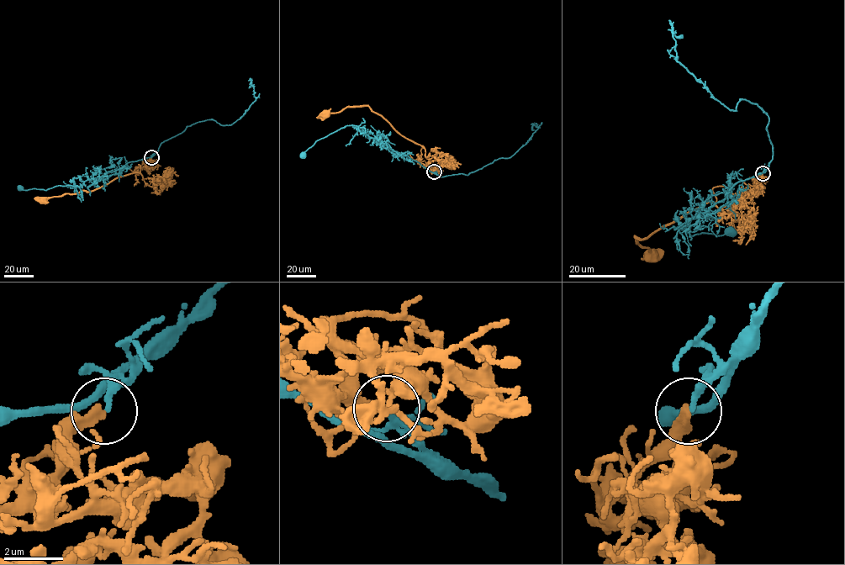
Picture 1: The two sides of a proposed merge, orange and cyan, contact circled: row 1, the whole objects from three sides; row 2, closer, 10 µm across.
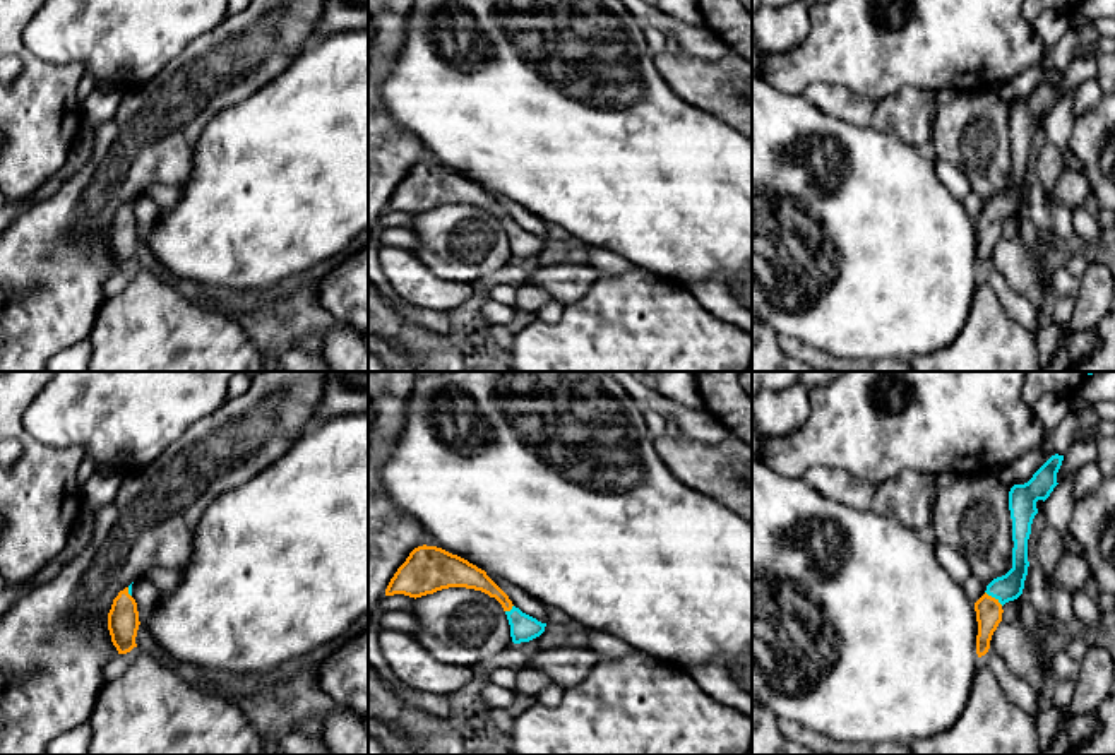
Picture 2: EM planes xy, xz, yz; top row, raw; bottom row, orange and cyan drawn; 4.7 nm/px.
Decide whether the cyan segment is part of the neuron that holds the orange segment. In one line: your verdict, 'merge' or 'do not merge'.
do not merge

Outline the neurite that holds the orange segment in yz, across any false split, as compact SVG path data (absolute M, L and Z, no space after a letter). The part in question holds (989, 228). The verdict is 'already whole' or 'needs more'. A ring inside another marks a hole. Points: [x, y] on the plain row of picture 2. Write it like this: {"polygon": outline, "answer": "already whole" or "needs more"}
{"polygon": "M987 209L975 219L978 252L976 252L976 270L985 272L990 265L990 257L999 240L1002 238L1002 221L999 216Z", "answer": "already whole"}

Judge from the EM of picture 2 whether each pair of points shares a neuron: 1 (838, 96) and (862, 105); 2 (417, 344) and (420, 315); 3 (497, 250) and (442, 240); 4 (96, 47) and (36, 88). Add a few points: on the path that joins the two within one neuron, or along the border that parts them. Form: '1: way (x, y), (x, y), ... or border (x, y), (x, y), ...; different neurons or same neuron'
1: way (843, 101), (857, 105); same neuron
2: border (386, 303), (411, 322), (449, 334); different neurons
3: way (483, 247), (475, 242), (456, 242); same neuron
4: border (31, 53), (57, 64), (83, 64), (86, 76); different neurons

